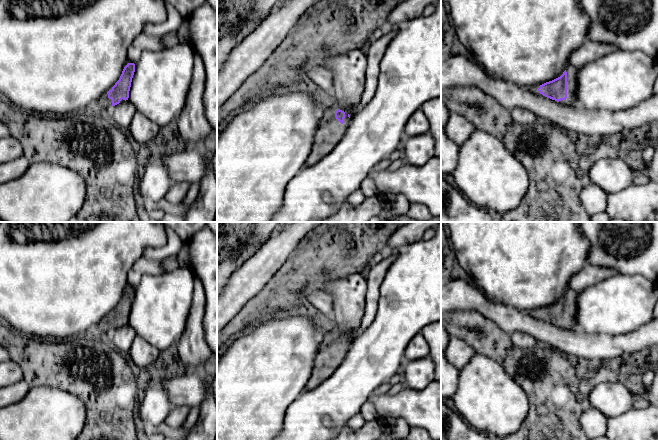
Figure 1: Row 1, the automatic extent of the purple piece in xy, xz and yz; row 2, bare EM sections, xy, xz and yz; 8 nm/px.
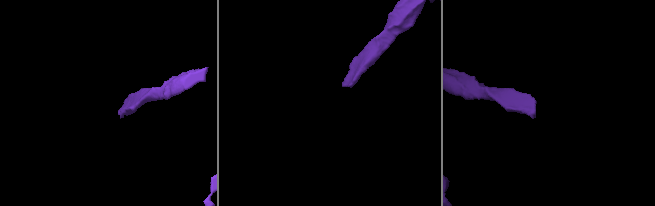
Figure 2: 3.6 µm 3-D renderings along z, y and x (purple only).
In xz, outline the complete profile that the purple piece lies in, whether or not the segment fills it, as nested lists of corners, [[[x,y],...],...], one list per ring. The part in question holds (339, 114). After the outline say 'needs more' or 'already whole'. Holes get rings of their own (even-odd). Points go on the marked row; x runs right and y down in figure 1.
[[[340,109],[326,114],[319,123],[304,167],[316,164],[336,147],[346,133],[350,121],[350,115]]]; needs more

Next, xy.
[[[128,63],[111,90],[105,93],[97,102],[96,107],[104,112],[109,111],[113,106],[122,103],[129,98],[132,78],[135,72],[135,64]]]; needs more

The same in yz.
[[[567,64],[563,74],[537,89],[543,96],[567,105],[575,105],[577,101],[577,73],[578,69]]]; needs more

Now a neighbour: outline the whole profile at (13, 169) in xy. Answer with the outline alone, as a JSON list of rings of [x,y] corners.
[[[24,156],[0,163],[0,184],[18,179],[27,171],[29,166],[30,163]]]

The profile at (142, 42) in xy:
[[[141,33],[138,35],[127,51],[128,63],[136,63],[145,50],[159,51],[166,48],[169,44],[176,41],[176,35],[164,38],[154,38]]]

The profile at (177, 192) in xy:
[[[174,182],[168,192],[166,193],[164,199],[171,204],[180,204],[183,202],[189,187],[190,183]]]

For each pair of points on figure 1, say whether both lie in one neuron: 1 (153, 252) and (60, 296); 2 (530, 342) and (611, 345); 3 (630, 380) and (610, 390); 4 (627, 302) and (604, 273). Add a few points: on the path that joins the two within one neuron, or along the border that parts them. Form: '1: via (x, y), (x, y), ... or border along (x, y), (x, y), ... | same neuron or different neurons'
1: border along (163, 245), (148, 246), (141, 256) | different neurons
2: border along (516, 331), (530, 334), (538, 342) | different neurons
3: border along (622, 378), (633, 392) | different neurons
4: border along (618, 273), (586, 288) | different neurons

